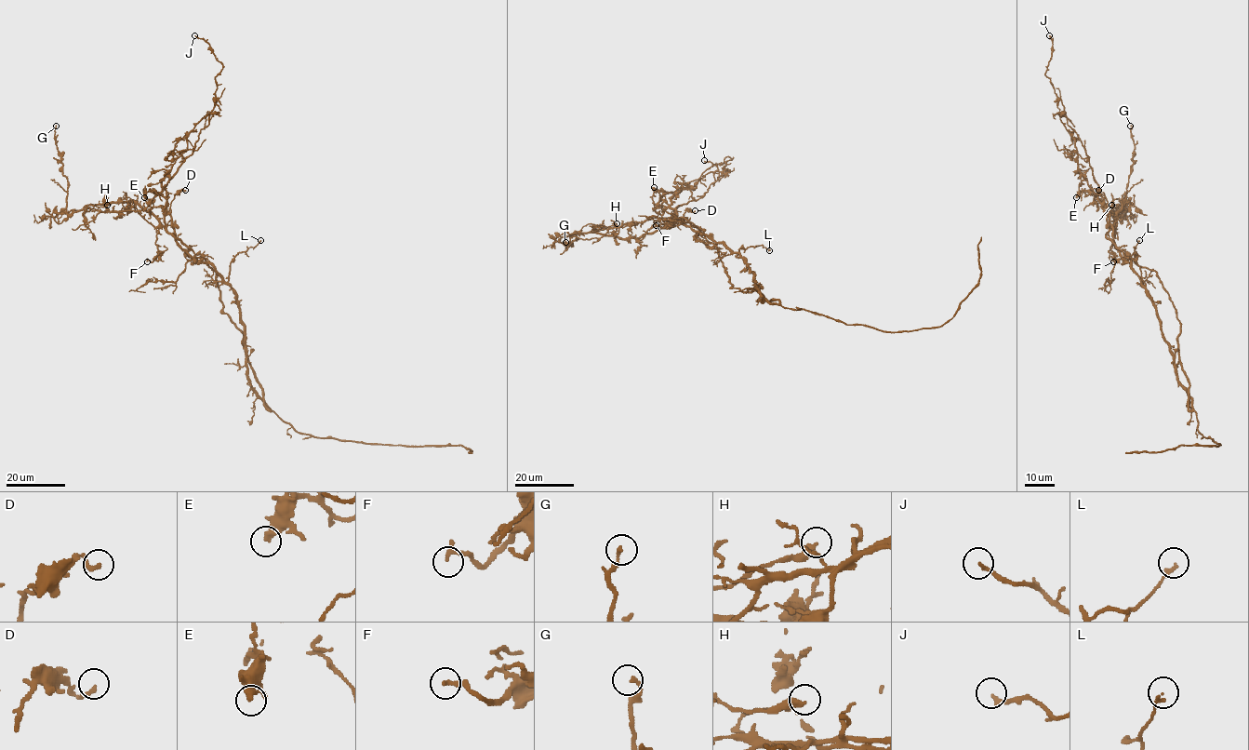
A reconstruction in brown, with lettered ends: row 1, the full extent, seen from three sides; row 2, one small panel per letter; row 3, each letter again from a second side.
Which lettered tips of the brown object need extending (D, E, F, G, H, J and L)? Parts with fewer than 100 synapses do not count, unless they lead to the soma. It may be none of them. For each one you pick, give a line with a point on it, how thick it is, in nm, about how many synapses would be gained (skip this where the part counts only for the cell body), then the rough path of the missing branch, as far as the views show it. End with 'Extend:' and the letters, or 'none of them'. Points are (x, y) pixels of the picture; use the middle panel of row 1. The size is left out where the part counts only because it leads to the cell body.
Extend: none of them

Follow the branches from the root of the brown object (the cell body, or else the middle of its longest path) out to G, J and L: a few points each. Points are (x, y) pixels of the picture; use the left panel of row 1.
G: (243, 322), (235, 291), (217, 270), (191, 257), (171, 226), (132, 201), (66, 212), (68, 180), (56, 126)
J: (243, 322), (235, 291), (181, 247), (166, 209), (166, 184), (209, 124), (222, 68), (194, 35)
L: (243, 322), (235, 293), (227, 283), (230, 264), (239, 252), (254, 247), (260, 240)

